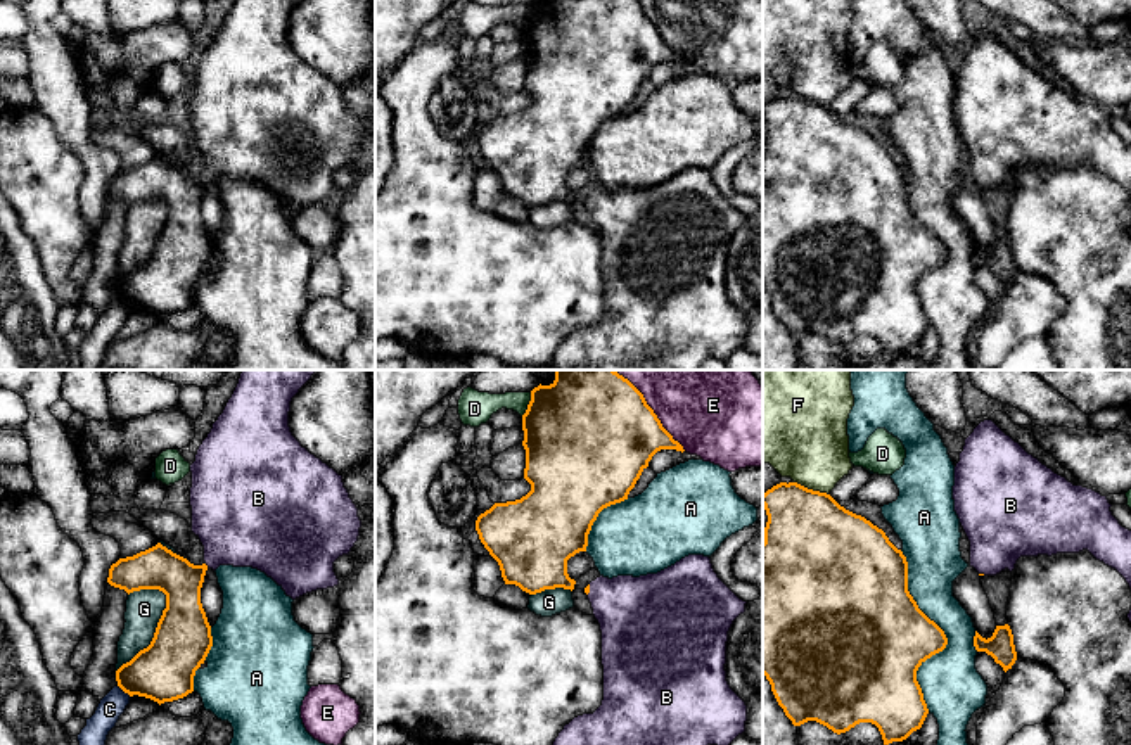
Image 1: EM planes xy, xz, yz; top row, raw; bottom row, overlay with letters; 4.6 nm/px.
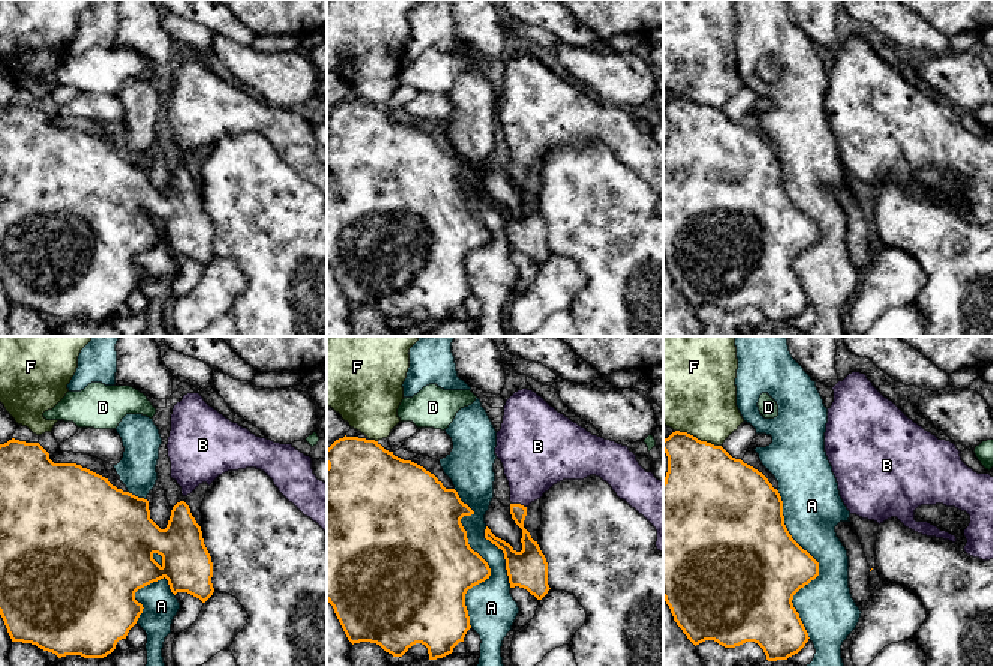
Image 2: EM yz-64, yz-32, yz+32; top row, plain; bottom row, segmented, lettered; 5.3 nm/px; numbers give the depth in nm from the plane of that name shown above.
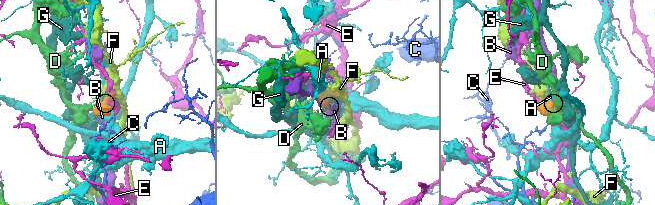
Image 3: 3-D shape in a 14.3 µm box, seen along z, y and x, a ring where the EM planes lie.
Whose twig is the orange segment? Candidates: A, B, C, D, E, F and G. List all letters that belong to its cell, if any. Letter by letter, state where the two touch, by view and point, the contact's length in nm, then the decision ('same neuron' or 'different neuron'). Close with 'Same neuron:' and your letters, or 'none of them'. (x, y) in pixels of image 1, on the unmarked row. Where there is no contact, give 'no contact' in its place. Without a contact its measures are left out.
A: meets orange in yz at (943, 246); contact 750 nm long; different neuron
B: meets orange in xz at (588, 203); contact 50 nm long; same neuron
C: meets orange in xy at (125, 305); contact 80 nm long; different neuron
D: meets orange in xz at (528, 18); contact 120 nm long; different neuron
E: meets orange in xz at (658, 31); contact 380 nm long; different neuron
F: meets orange in yz at (811, 102); contact 170 nm long; different neuron
G: meets orange in xy at (154, 246); contact 440 nm long; different neuron
Same neuron: B

